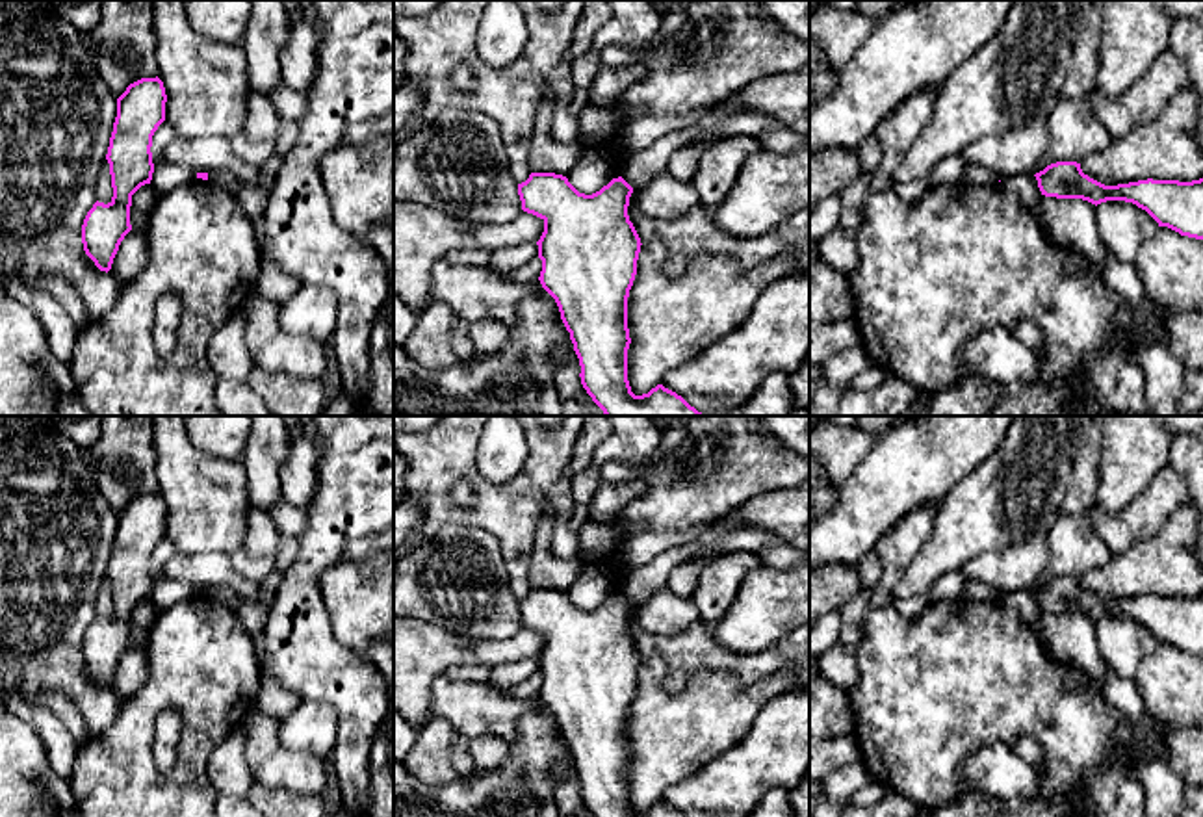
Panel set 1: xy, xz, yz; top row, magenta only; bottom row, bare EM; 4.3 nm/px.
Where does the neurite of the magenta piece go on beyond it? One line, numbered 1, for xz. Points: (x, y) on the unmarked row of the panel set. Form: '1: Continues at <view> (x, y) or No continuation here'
1: No continuation here

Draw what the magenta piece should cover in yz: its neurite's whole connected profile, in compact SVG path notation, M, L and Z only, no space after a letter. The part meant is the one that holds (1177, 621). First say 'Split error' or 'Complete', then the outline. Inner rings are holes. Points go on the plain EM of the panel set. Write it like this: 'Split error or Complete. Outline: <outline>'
Complete. Outline: M1056 577L1034 590L1045 613L1082 615L1092 620L1125 616L1145 626L1158 642L1168 642L1181 652L1203 655L1203 594L1138 596L1105 602L1082 589L1077 577Z

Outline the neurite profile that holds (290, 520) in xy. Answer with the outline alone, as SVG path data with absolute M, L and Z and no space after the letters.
M280 498L267 514L271 516L277 531L290 540L299 538L308 527L308 514L284 498Z

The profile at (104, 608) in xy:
M108 576L102 579L98 600L97 600L97 616L98 618L111 618L113 603L111 603L111 590L110 590L110 579Z

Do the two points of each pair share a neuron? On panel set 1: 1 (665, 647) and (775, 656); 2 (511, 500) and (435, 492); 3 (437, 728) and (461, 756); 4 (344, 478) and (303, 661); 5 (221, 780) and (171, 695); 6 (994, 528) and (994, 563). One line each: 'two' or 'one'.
1: one
2: one
3: two
4: one
5: two
6: two

